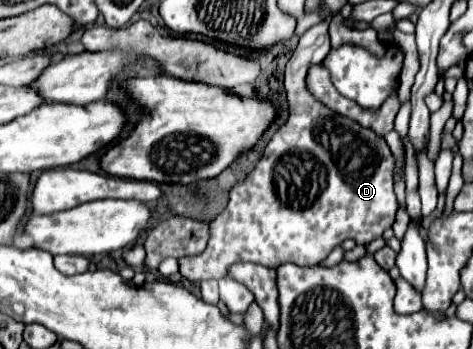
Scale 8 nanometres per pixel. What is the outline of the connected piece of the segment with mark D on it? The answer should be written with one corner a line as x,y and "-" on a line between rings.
323,21
301,35
299,45
285,67
285,91
291,115
273,135
253,171
233,185
227,207
211,221
211,239
207,249
201,255
179,259
179,273
183,279
223,279
229,273
229,267
235,263
257,263
273,269
281,267
281,263
317,265
345,239
353,239
357,245
367,245
381,237
385,229
393,227
399,207
393,193
395,159
385,139
369,129
363,129
359,123
323,107
305,87
305,75
309,67
313,63
321,63
331,49
327,25
329,23

